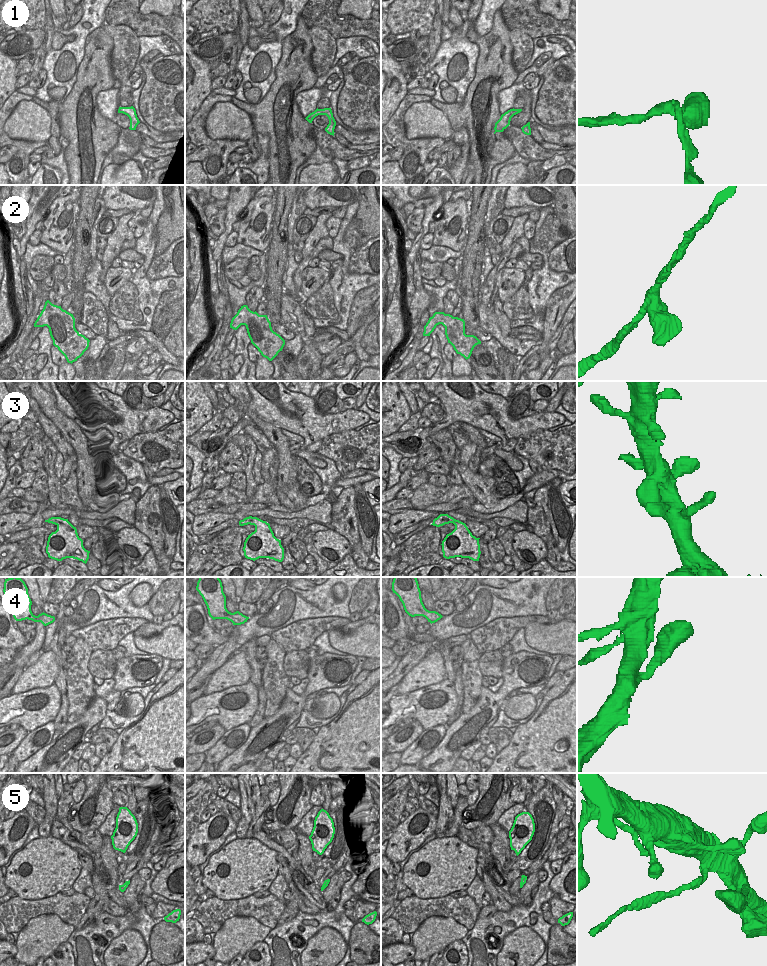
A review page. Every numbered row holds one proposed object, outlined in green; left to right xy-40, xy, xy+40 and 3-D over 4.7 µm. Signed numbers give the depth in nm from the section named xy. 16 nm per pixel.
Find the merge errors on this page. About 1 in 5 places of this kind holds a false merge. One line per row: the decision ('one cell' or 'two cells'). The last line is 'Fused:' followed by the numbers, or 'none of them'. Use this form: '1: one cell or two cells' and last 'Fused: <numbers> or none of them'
1: one cell
2: one cell
3: one cell
4: one cell
5: one cell
Fused: none of them

